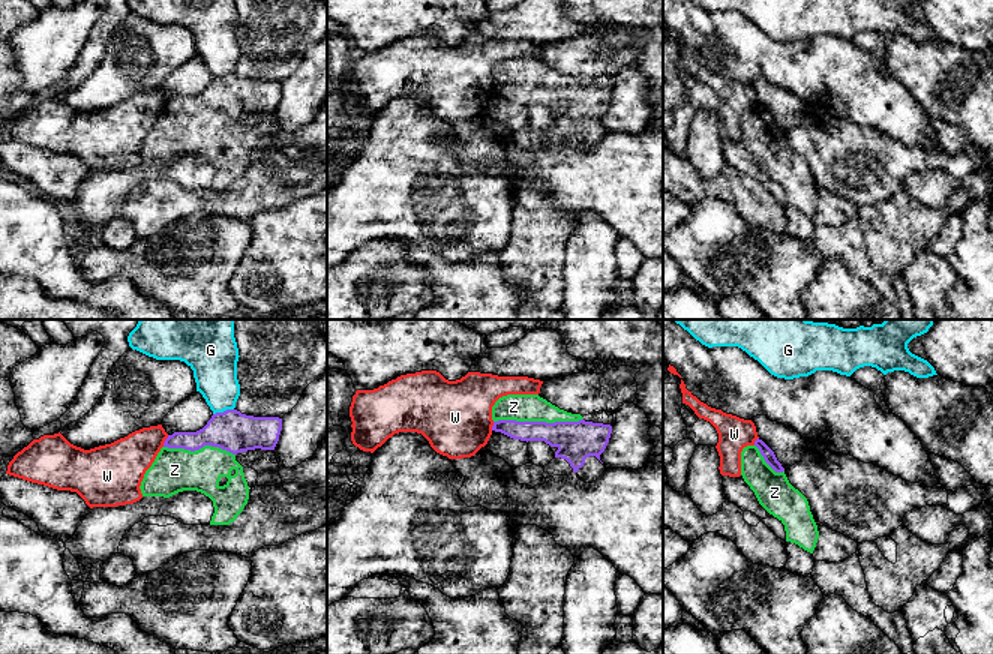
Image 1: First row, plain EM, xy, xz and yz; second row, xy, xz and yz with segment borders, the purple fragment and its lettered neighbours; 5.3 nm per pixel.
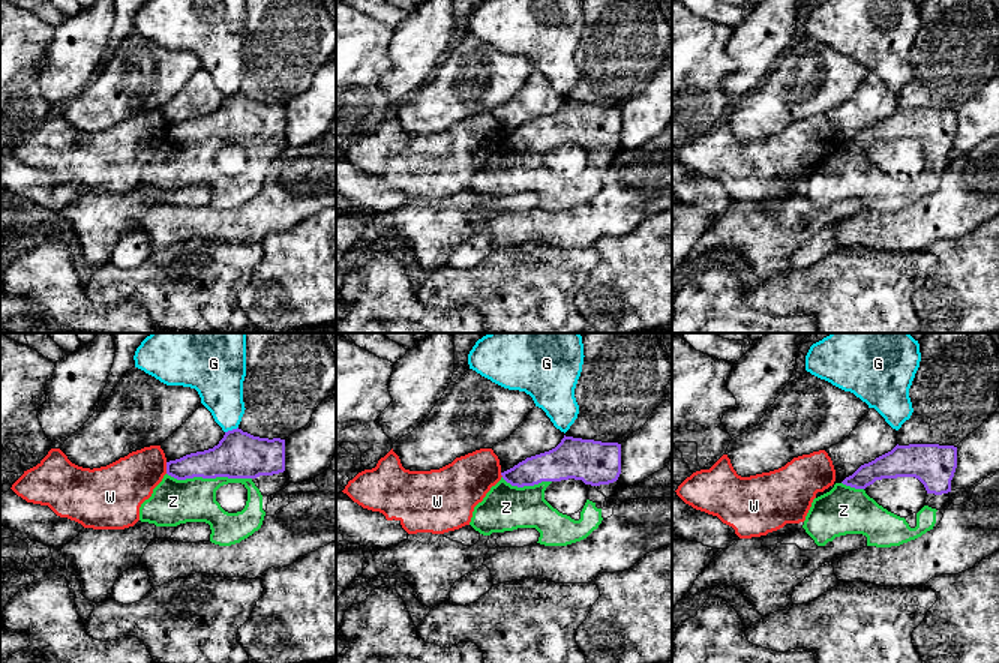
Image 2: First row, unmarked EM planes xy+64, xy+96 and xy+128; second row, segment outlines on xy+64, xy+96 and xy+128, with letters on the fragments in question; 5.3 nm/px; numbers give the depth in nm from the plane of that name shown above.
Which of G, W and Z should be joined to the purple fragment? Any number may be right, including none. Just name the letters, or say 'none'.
Z

